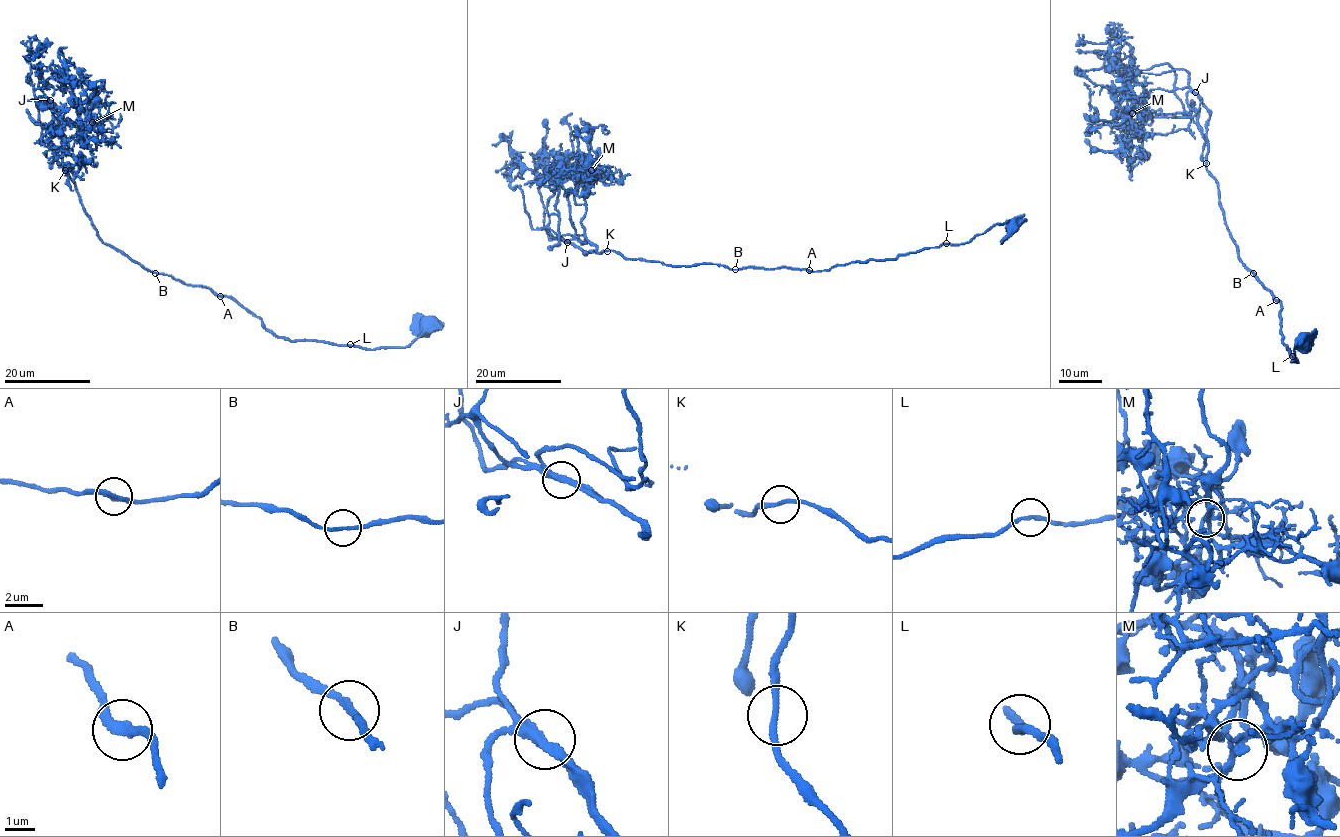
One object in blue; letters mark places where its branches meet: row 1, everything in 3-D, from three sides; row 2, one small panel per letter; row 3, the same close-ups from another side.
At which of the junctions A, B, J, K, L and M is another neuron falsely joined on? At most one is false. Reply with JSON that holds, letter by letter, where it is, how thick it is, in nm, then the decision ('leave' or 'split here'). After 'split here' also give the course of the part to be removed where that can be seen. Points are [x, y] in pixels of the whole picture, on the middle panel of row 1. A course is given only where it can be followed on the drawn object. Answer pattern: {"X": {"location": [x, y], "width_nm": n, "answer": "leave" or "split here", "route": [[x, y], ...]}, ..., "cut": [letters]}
{"A": {"location": [809, 270], "width_nm": 240, "answer": "leave"}, "B": {"location": [735, 269], "width_nm": 200, "answer": "leave"}, "J": {"location": [567, 242], "width_nm": 340, "answer": "leave"}, "K": {"location": [607, 251], "width_nm": 220, "answer": "leave"}, "L": {"location": [946, 243], "width_nm": 190, "answer": "leave"}, "M": {"location": [591, 170], "width_nm": 240, "answer": "leave"}, "cut": []}

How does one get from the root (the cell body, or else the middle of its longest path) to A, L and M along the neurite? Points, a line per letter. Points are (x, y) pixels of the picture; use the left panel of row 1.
A: (428, 326), (405, 347), (369, 350), (322, 340), (289, 341), (273, 335), (260, 318), (231, 298), (220, 296)
L: (428, 326), (405, 347), (369, 350), (349, 345)
M: (428, 326), (405, 347), (289, 341), (143, 268), (63, 166), (63, 124), (92, 122)

